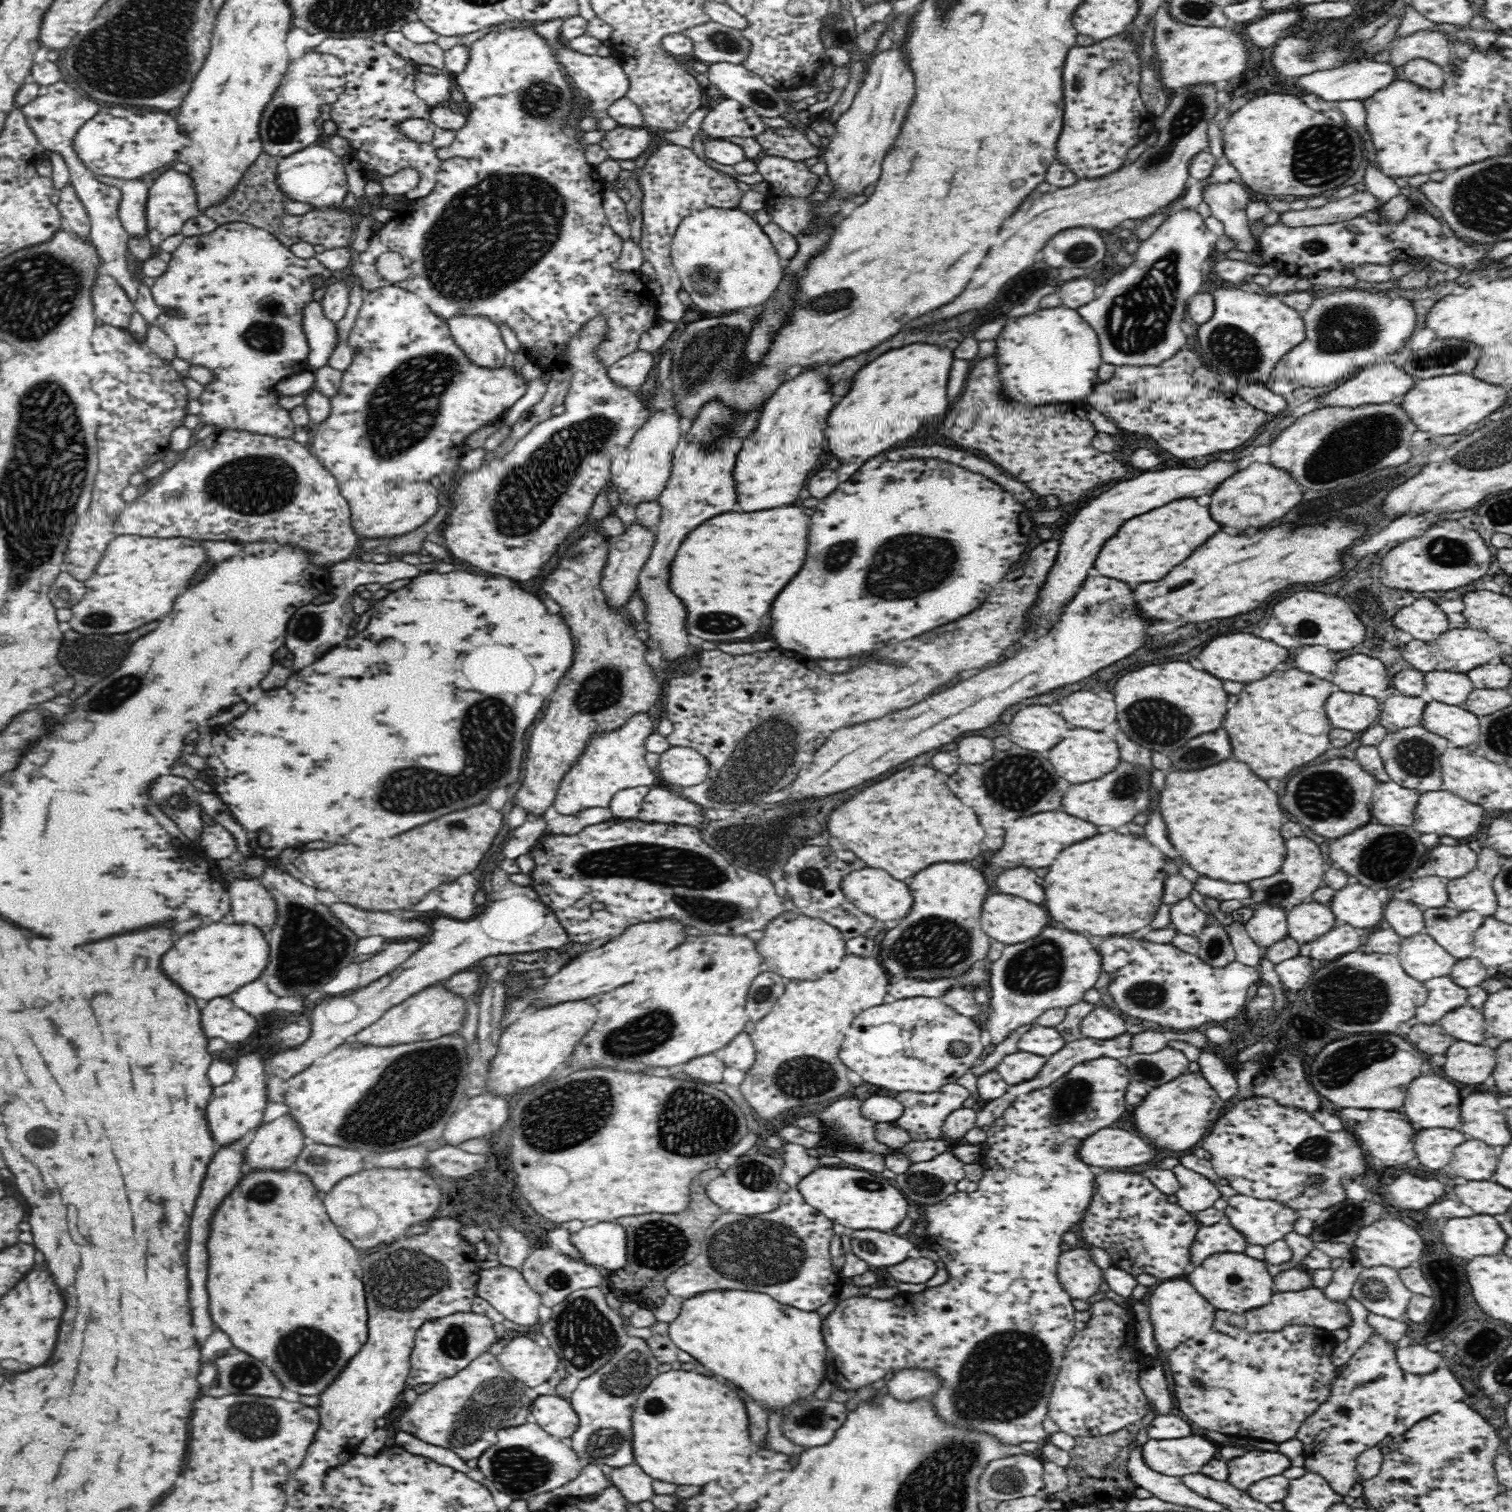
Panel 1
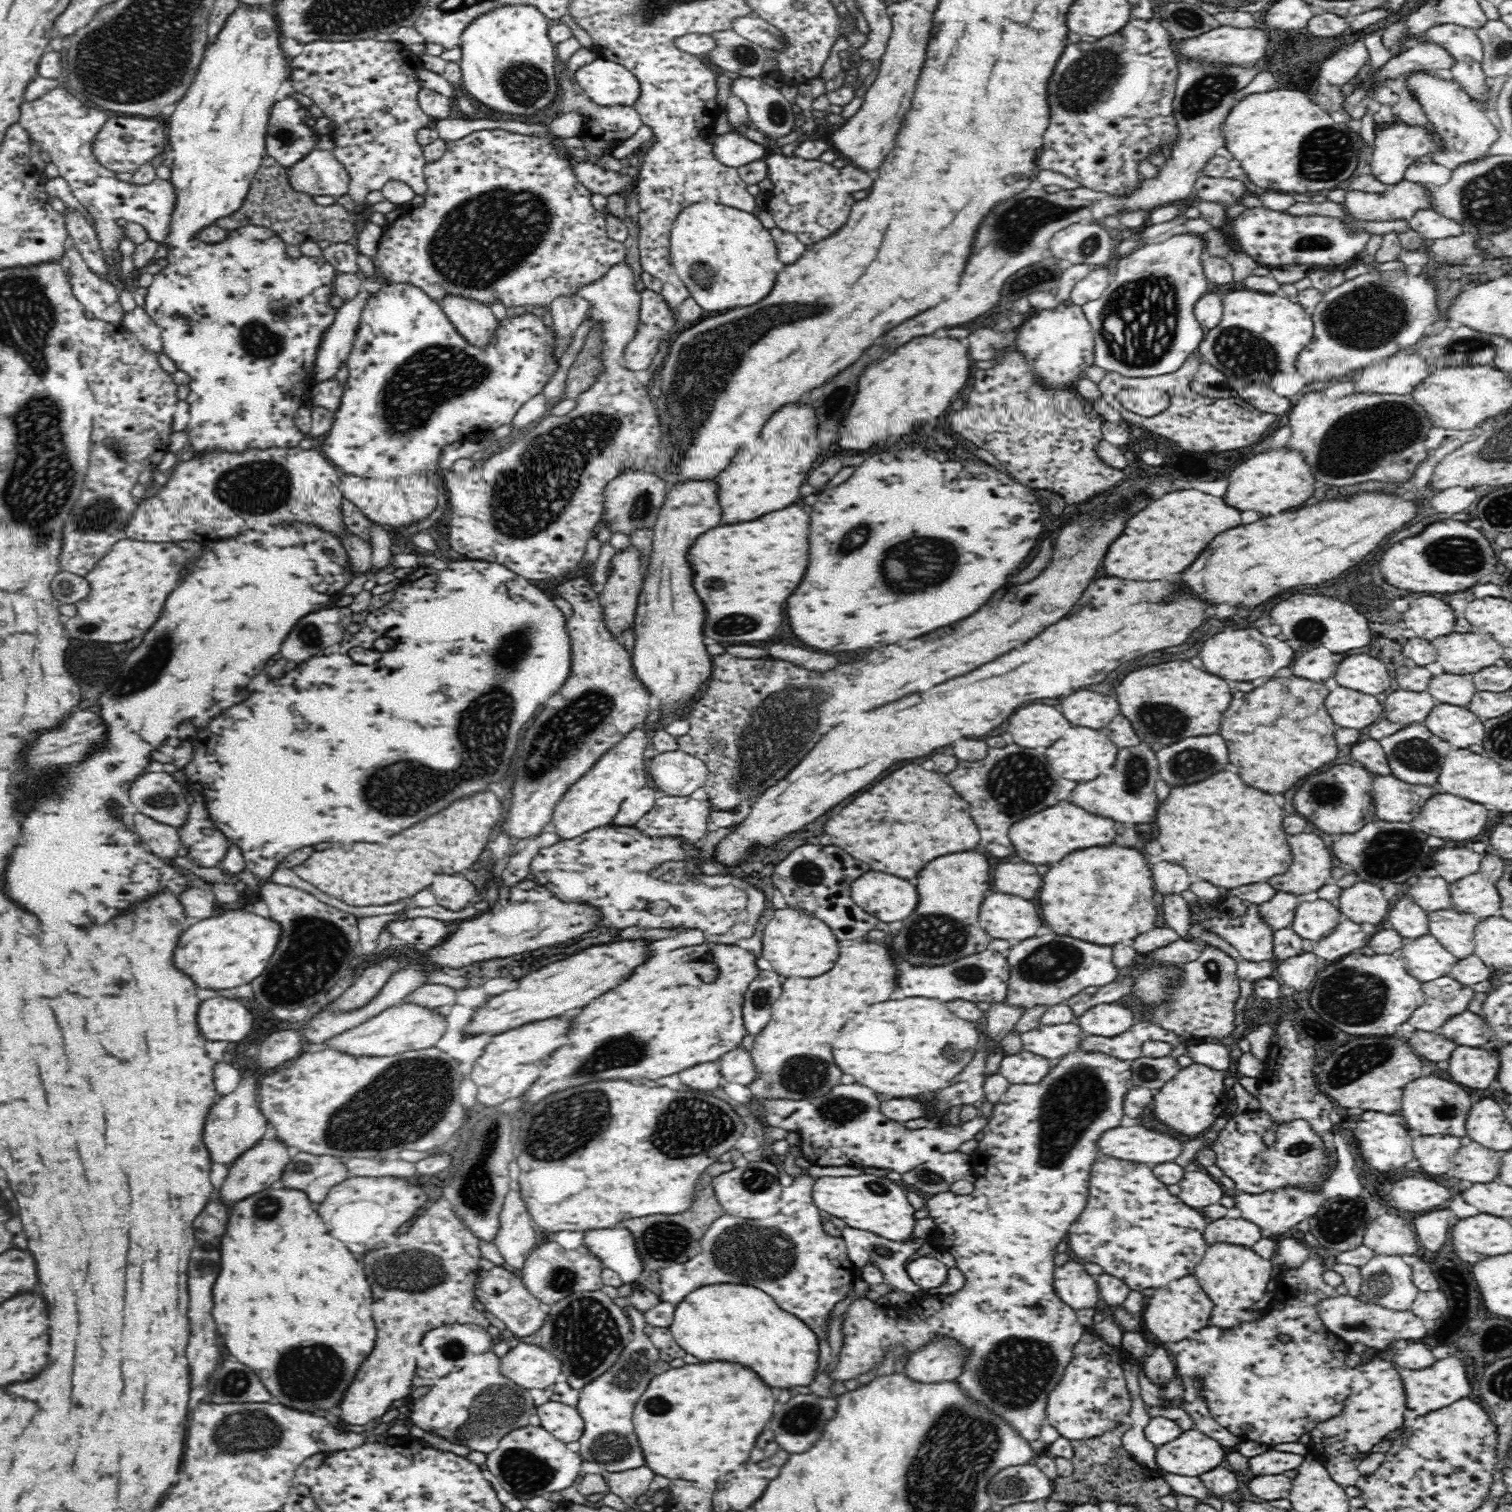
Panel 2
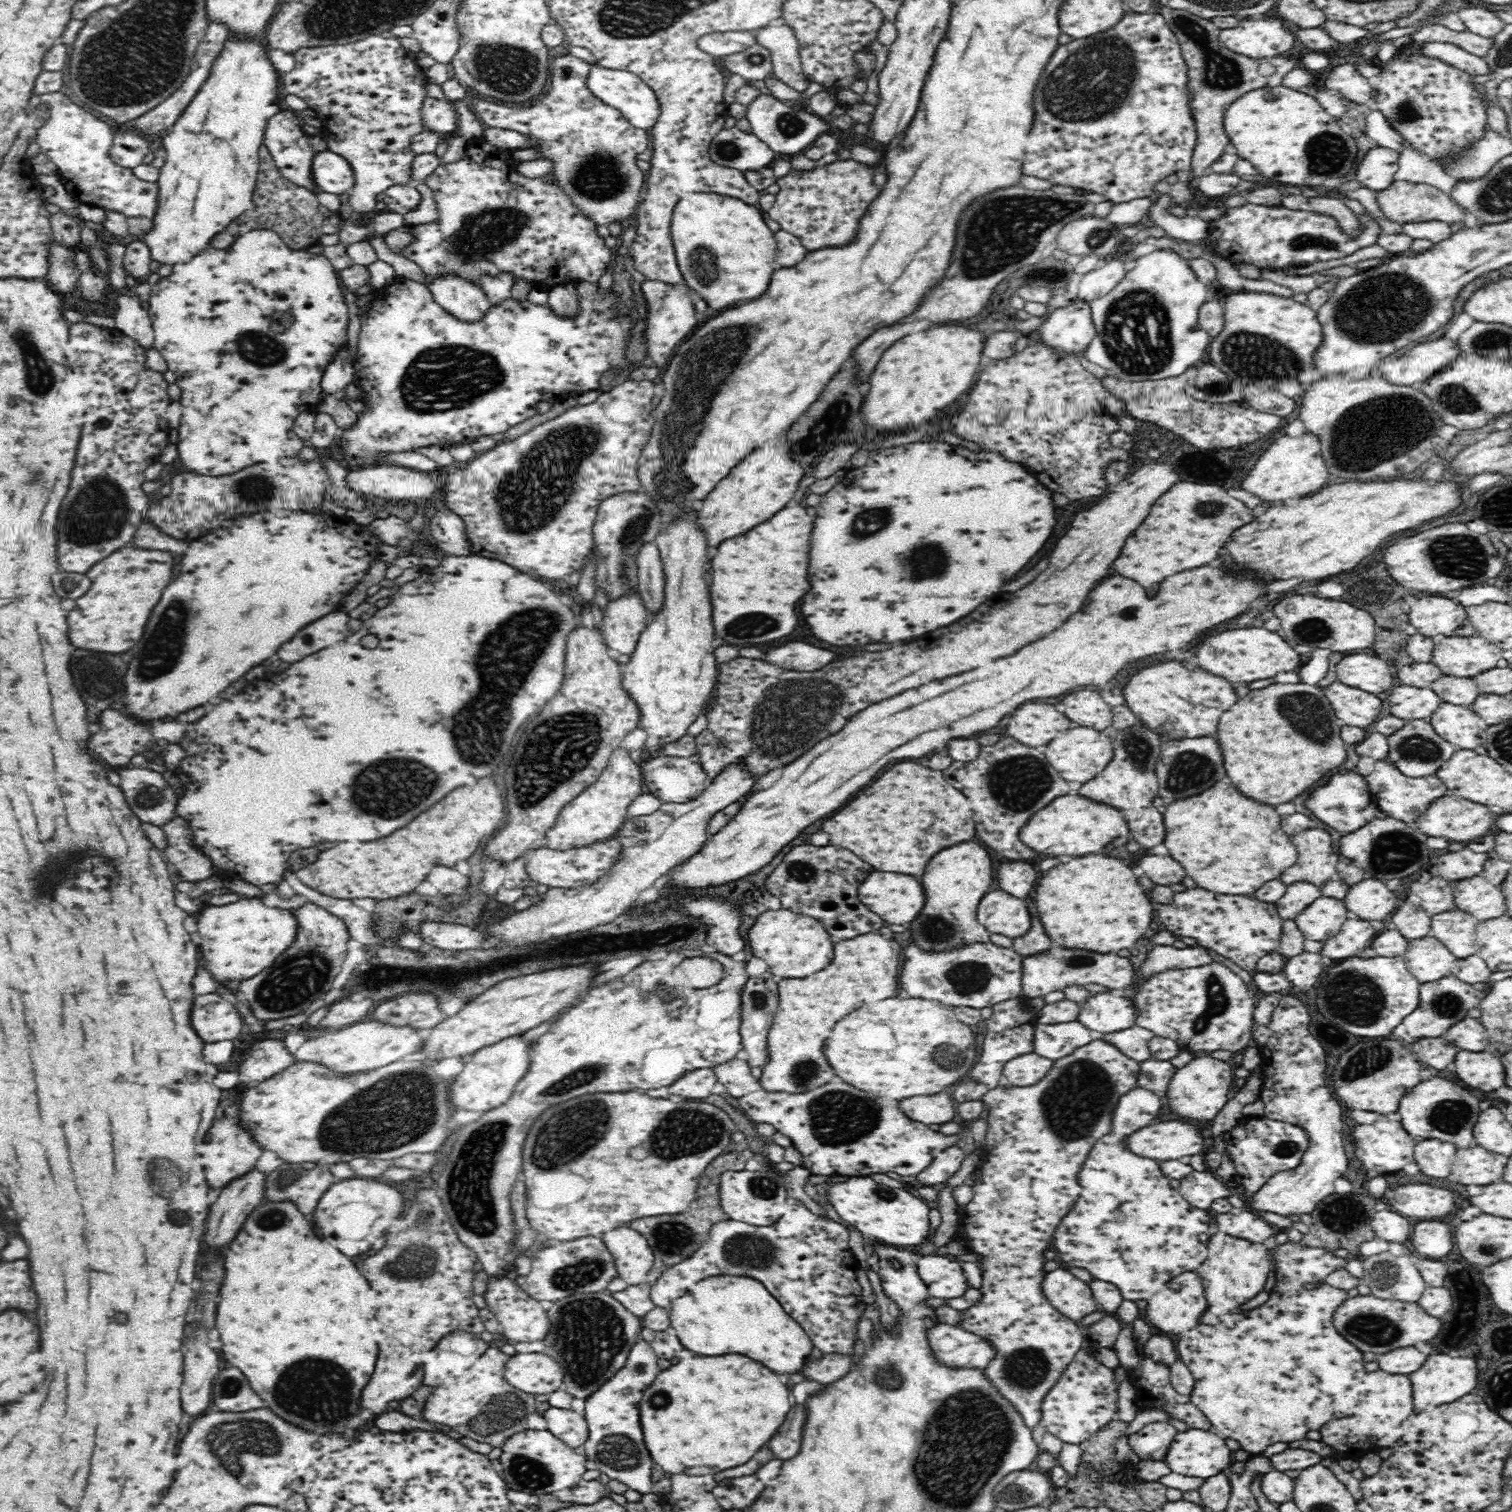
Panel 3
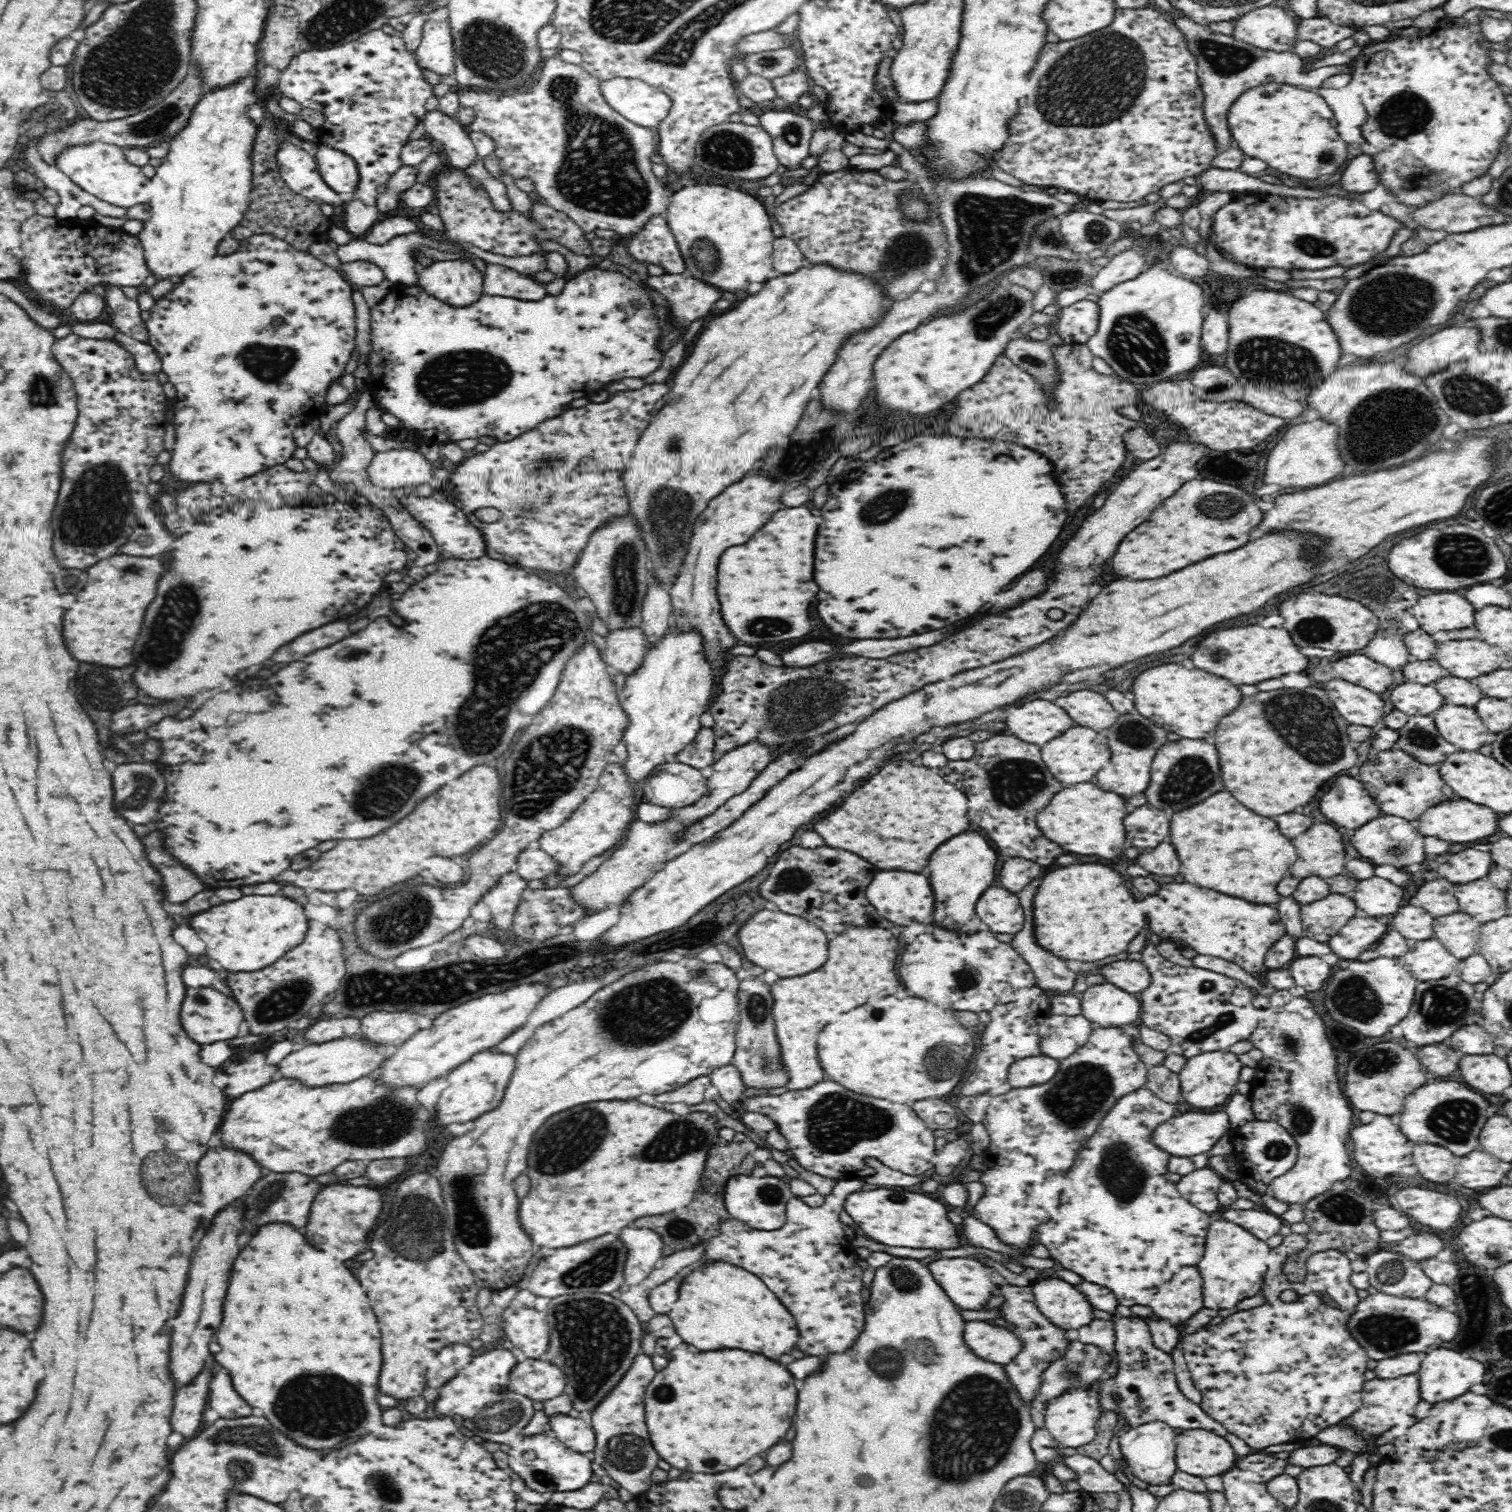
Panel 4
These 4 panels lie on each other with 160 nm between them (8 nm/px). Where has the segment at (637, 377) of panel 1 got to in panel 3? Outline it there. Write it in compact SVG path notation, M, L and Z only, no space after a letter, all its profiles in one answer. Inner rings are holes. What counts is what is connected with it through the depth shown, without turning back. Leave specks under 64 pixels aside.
M646 279L641 284L642 305L645 308L644 347L646 356L650 357L660 369L666 368L675 348L682 343L692 330L695 330L700 320L696 320L696 309L692 300L686 294L684 284L682 286L669 286L662 282Z

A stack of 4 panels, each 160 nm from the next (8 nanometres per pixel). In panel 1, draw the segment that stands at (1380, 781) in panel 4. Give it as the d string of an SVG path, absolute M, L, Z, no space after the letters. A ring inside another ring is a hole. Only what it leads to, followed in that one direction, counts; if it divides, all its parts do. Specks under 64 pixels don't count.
M1394 781L1378 782L1373 788L1371 816L1384 826L1410 826L1413 824L1420 793L1404 788Z

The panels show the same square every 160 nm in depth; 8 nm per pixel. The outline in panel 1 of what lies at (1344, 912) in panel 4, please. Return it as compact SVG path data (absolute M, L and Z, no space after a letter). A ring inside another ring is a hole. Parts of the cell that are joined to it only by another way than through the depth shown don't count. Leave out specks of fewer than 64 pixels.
M1314 900L1292 907L1287 911L1286 920L1288 936L1299 945L1311 943L1338 925L1330 907Z

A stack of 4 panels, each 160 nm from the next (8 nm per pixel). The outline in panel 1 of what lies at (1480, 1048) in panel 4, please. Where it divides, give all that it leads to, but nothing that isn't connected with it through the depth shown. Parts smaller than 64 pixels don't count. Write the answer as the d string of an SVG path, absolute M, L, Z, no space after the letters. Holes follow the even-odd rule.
M1470 1004L1462 1005L1450 1012L1446 1012L1440 1020L1442 1028L1446 1030L1446 1034L1458 1038L1458 1040L1466 1040L1472 1044L1480 1044L1486 1036L1486 1024L1484 1024L1484 1016L1478 1008L1470 1006Z

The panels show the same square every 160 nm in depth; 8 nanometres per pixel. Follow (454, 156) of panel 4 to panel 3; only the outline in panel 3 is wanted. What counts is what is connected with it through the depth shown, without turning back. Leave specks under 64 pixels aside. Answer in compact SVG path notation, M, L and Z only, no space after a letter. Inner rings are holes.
M426 96L422 102L421 115L427 130L434 132L455 132L459 125L458 114L452 102L447 98Z

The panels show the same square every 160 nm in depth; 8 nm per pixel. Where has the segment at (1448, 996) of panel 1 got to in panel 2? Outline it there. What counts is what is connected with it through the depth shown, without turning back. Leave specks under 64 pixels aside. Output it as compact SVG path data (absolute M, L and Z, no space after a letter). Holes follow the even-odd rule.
M1450 975L1421 983L1425 994L1425 1003L1412 1013L1408 1023L1415 1030L1432 1032L1440 1028L1446 1020L1468 1010L1475 992L1471 987L1460 984Z

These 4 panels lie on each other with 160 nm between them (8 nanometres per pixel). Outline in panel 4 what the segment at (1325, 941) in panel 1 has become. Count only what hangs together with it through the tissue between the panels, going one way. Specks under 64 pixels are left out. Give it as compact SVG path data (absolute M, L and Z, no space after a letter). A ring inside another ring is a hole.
M1360 914L1354 918L1354 920L1349 920L1340 930L1336 936L1329 938L1327 945L1330 947L1332 954L1338 954L1340 960L1354 960L1360 956L1360 952L1368 950L1368 948L1374 948L1376 942L1378 942L1388 930L1386 926L1380 924L1376 918L1362 918Z

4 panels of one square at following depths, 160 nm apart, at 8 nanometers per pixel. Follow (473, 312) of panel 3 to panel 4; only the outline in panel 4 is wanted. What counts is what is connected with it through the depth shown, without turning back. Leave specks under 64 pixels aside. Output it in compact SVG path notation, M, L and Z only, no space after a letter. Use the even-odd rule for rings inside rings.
M467 260L438 261L426 268L419 267L417 276L417 285L424 292L450 306L469 307L485 295L483 275Z

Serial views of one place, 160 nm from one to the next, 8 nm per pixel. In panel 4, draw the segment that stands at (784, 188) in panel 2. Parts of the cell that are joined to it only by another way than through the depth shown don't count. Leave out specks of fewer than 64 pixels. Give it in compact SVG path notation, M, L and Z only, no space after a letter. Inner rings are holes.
M849 166L836 172L821 173L818 180L802 193L774 206L772 216L783 228L784 236L791 238L799 246L802 255L809 264L824 262L830 267L850 272L862 272L874 276L888 290L888 300L904 300L918 290L924 280L936 280L942 274L946 262L946 250L940 244L940 236L944 234L944 225L940 222L938 212L932 211L931 219L925 223L906 221L896 196L900 190L911 188L921 190L919 183L908 178L901 181L884 179L876 171L860 171Z

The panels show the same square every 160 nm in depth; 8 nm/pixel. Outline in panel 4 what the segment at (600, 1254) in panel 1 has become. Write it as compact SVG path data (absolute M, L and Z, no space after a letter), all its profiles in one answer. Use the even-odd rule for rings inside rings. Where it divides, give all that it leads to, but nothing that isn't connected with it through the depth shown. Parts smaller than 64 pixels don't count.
M624 1228L620 1232L627 1249L624 1279L630 1287L641 1284L665 1255L660 1236L646 1228ZM644 1352L638 1354L632 1368L624 1374L616 1388L591 1411L590 1422L596 1439L593 1462L600 1464L612 1480L635 1497L650 1490L654 1484L650 1476L660 1460L650 1444L648 1428L644 1424L644 1392L650 1380L654 1380L654 1374L656 1370L650 1356Z

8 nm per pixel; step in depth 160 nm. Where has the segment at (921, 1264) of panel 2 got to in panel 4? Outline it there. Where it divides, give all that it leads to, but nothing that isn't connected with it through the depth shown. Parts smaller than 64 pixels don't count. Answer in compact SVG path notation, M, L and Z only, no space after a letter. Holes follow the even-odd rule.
M971 1257L932 1258L926 1261L926 1267L946 1295L960 1308L984 1310L982 1306L986 1304L986 1300L998 1293L998 1286L990 1280L988 1265L971 1259Z

